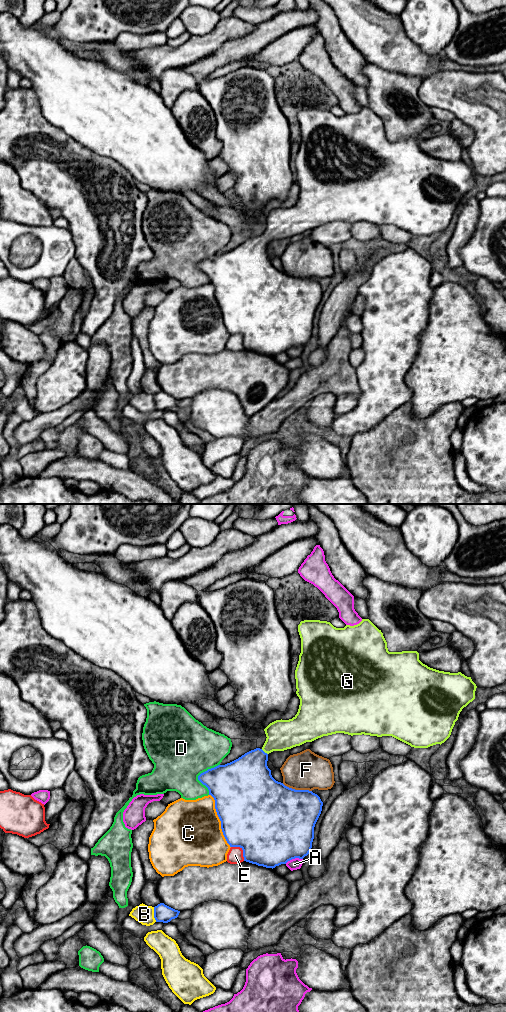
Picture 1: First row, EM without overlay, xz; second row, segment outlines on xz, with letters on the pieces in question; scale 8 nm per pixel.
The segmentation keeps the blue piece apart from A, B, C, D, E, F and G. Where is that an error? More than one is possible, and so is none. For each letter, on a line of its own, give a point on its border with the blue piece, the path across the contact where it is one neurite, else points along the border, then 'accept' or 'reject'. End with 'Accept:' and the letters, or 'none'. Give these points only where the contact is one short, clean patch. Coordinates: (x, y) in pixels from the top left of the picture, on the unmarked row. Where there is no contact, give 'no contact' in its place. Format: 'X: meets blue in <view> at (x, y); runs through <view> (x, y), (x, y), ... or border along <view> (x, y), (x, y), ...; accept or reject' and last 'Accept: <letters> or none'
A: meets blue in xz at (293, 346); reject
B: meets blue in xz at (154, 402); reject
C: meets blue in xz at (220, 308); reject
D: meets blue in xz at (199, 263); reject
E: meets blue in xz at (242, 337); reject
F: meets blue in xz at (297, 278); reject
G: meets blue in xz at (263, 239); runs through xz (248, 266), (252, 253), (263, 239), (281, 223); accept
Accept: G

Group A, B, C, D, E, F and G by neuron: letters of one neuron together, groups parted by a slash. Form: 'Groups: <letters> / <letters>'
Groups: A / B / C / D / E / F / G

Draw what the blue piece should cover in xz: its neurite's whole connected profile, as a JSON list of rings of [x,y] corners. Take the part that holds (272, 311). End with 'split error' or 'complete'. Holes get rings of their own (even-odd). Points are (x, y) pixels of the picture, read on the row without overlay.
[[[369,107],[344,116],[336,116],[327,109],[304,108],[298,113],[298,120],[301,141],[295,158],[296,182],[300,187],[297,202],[292,207],[270,211],[264,217],[267,226],[261,237],[251,238],[198,264],[215,288],[221,317],[230,335],[240,335],[244,349],[272,357],[309,342],[323,290],[312,279],[295,278],[276,269],[267,254],[269,241],[291,237],[336,221],[392,224],[414,236],[441,233],[450,225],[462,197],[475,187],[477,176],[471,165],[461,160],[439,159],[423,152],[417,139],[389,140],[383,121]]]; split error

